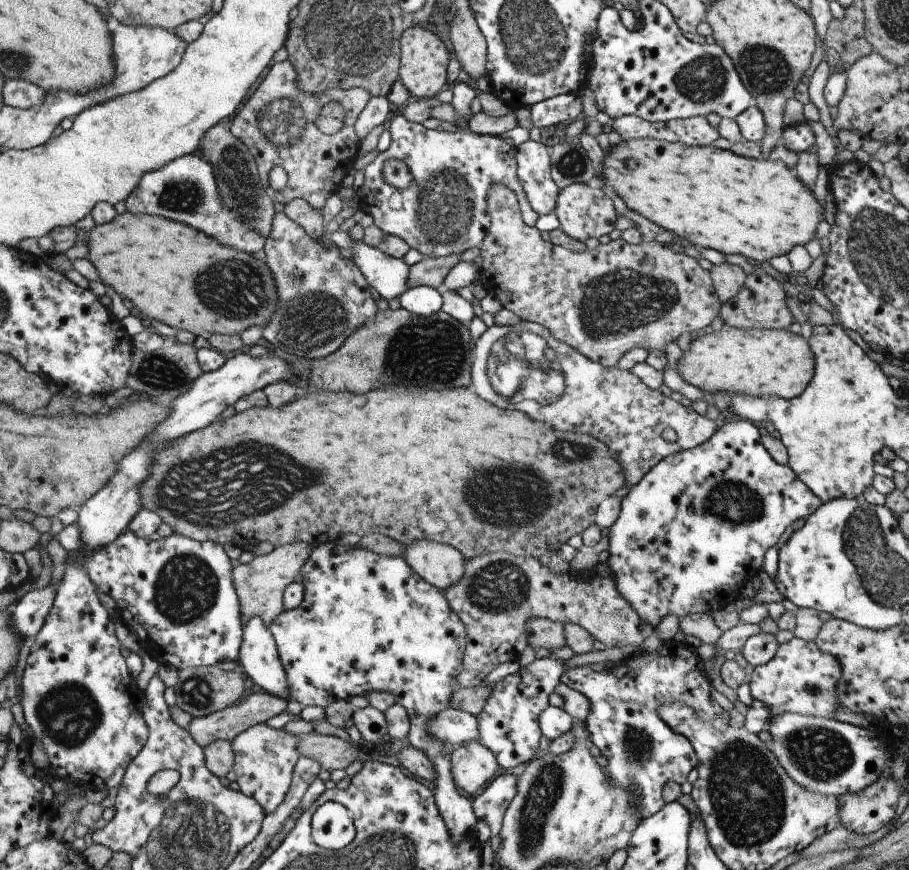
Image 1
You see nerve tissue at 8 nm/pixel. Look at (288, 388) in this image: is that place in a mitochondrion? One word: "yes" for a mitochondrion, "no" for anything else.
no

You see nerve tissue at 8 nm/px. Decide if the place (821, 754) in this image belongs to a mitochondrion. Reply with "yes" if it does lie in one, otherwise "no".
yes

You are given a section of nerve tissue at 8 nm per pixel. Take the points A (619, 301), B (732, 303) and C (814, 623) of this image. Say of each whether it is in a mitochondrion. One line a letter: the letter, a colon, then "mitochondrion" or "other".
A: mitochondrion
B: other
C: other

